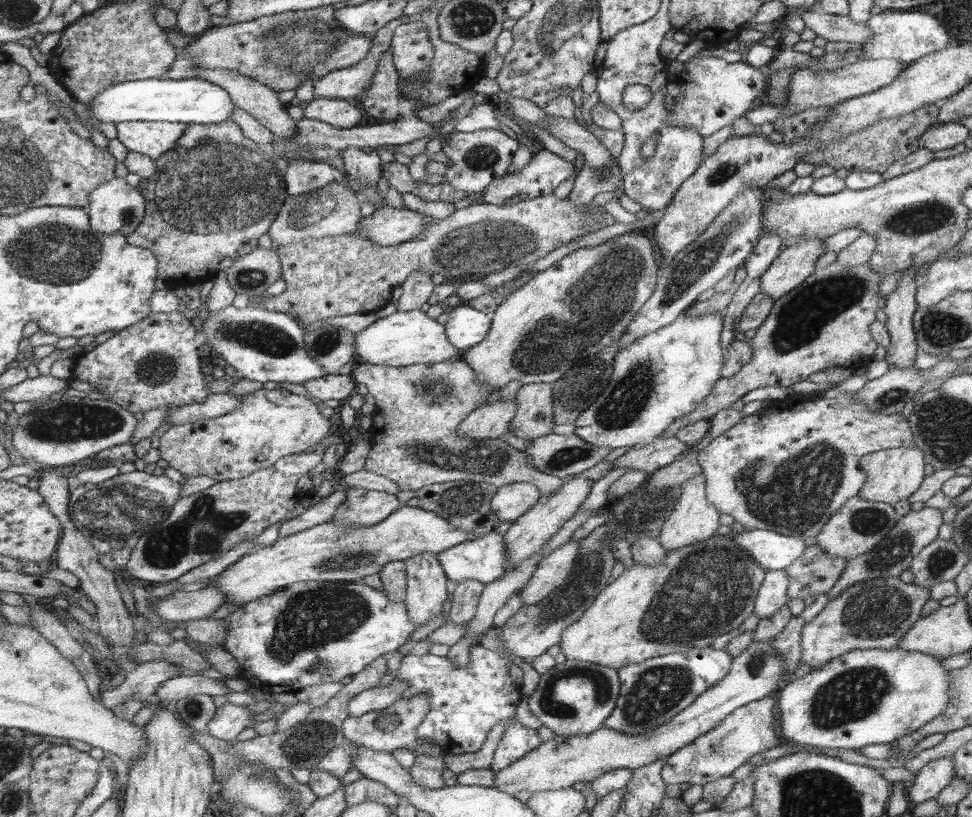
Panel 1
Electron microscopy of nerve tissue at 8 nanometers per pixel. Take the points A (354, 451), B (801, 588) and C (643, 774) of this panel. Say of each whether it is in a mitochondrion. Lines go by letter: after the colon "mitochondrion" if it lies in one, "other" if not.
A: other
B: other
C: other

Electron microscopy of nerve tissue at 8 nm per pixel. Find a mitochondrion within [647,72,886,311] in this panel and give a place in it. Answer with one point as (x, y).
(726, 170)

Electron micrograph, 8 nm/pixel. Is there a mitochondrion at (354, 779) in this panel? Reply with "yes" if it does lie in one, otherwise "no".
no

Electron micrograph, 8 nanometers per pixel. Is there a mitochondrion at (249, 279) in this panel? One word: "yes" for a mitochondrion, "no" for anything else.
yes

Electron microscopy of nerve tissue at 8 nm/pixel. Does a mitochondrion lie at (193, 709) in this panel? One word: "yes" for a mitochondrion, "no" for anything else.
yes

